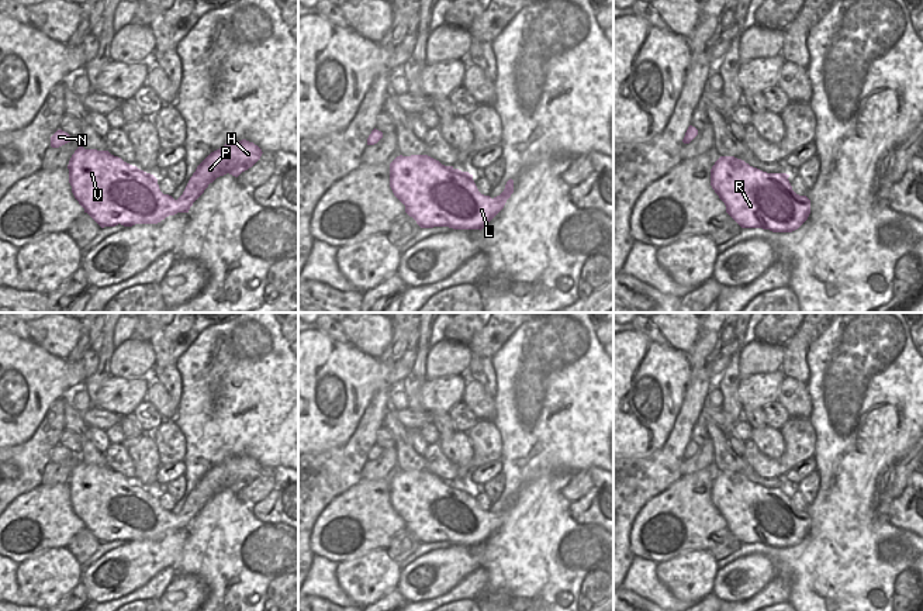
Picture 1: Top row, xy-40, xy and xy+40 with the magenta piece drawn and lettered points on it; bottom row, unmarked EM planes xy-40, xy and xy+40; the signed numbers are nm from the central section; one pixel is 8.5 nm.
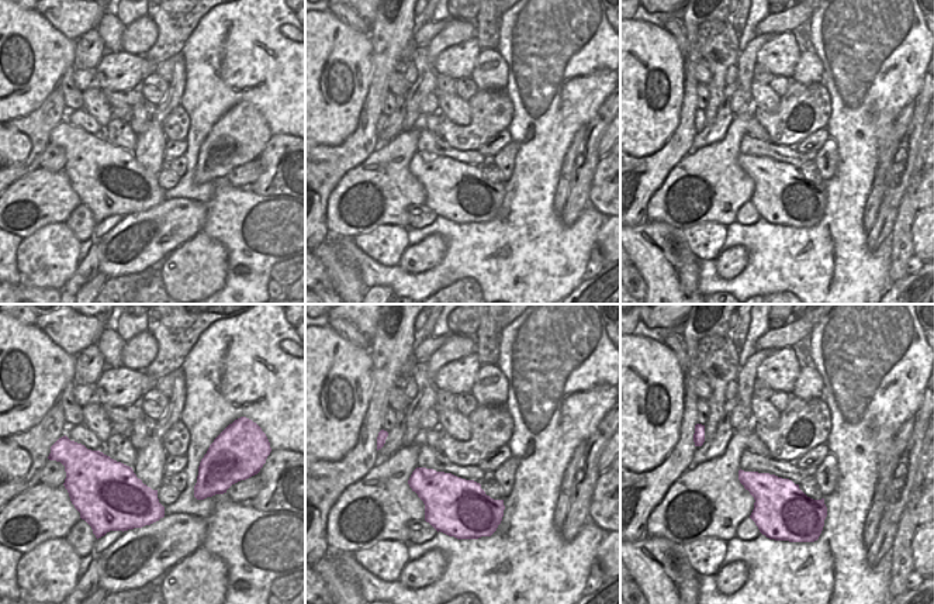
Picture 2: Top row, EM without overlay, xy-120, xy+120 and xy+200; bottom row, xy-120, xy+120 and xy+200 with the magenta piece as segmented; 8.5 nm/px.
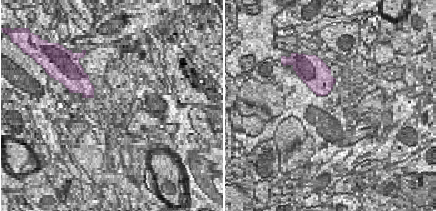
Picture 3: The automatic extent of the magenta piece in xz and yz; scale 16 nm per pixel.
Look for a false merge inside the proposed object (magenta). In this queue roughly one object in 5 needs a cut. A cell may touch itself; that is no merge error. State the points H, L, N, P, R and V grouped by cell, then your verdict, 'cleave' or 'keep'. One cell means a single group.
groups H L N P R V; keep

